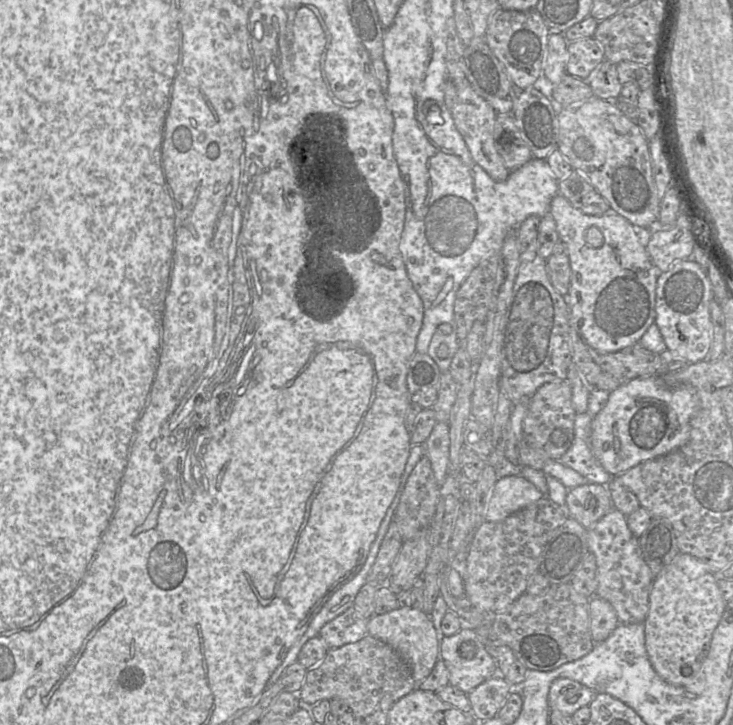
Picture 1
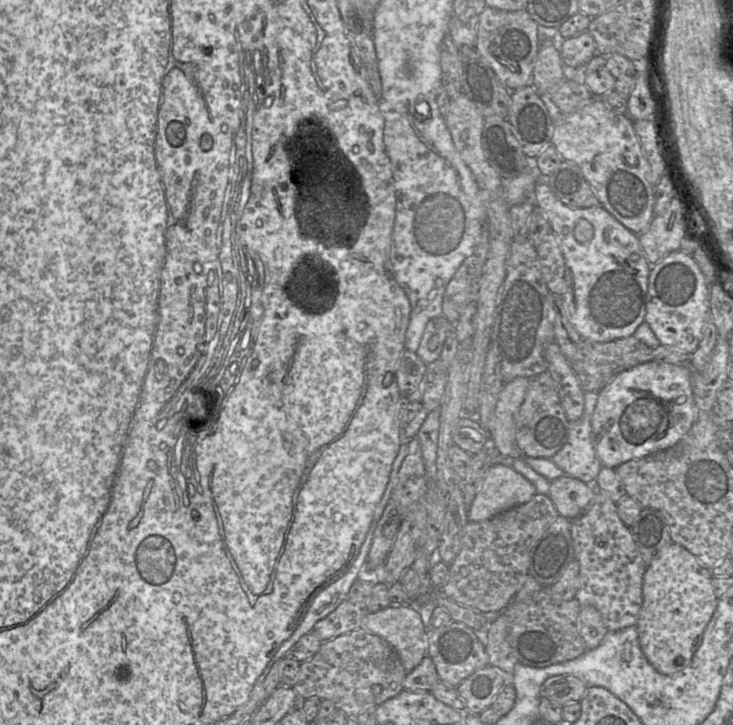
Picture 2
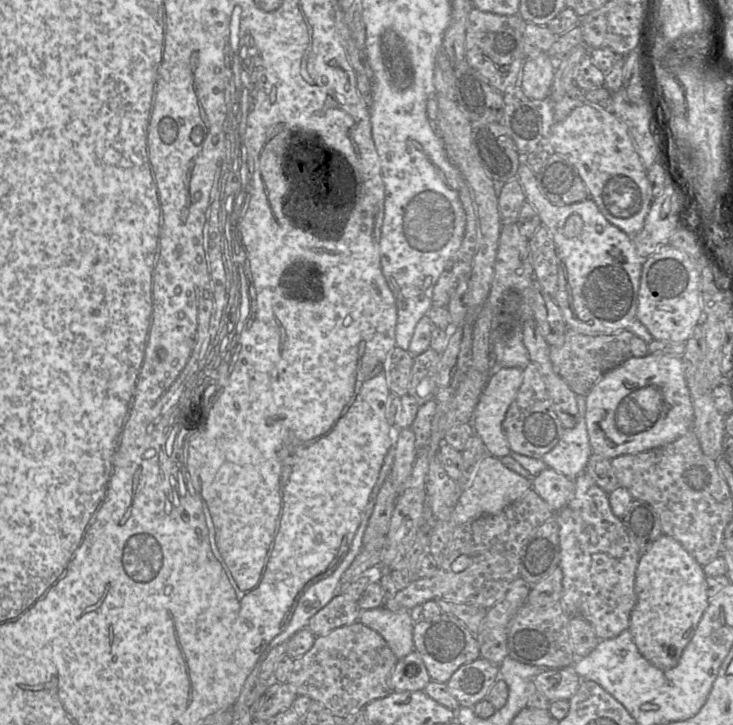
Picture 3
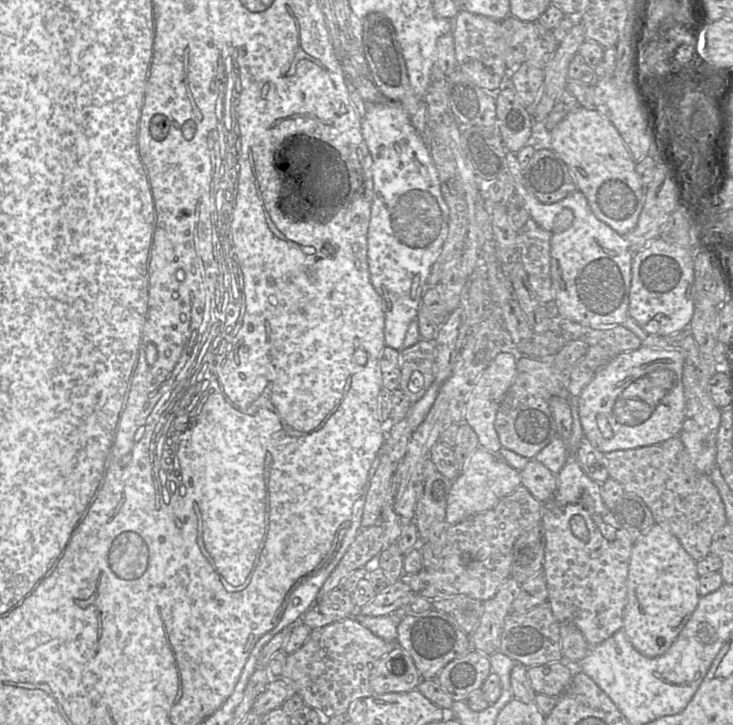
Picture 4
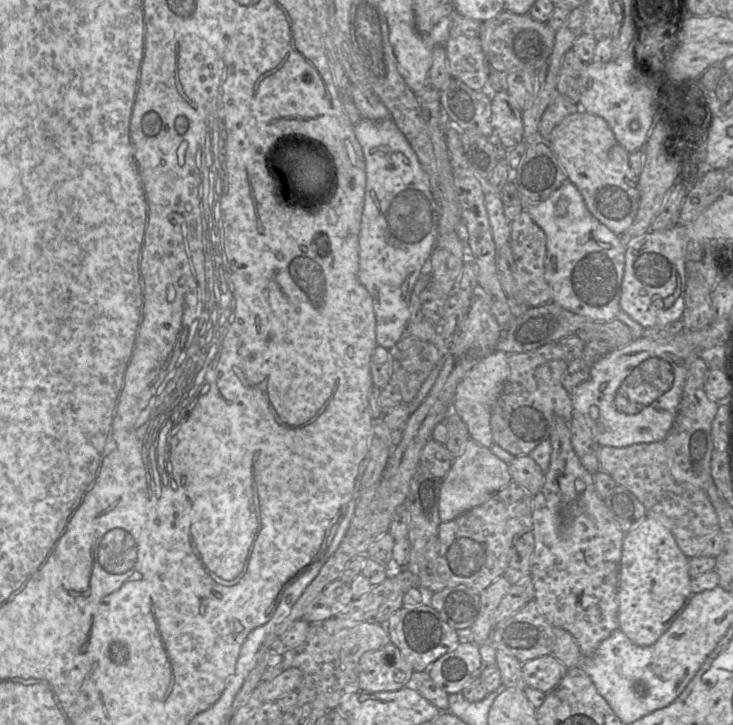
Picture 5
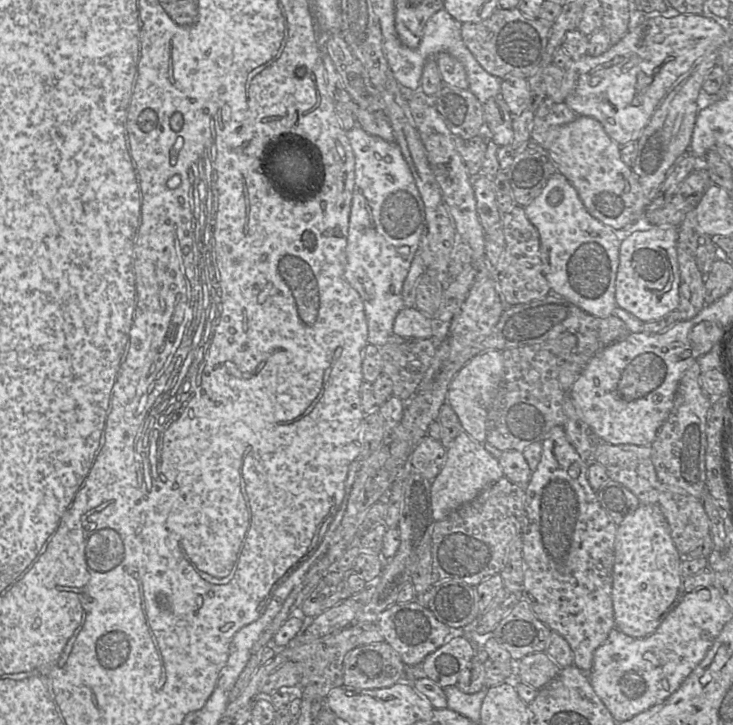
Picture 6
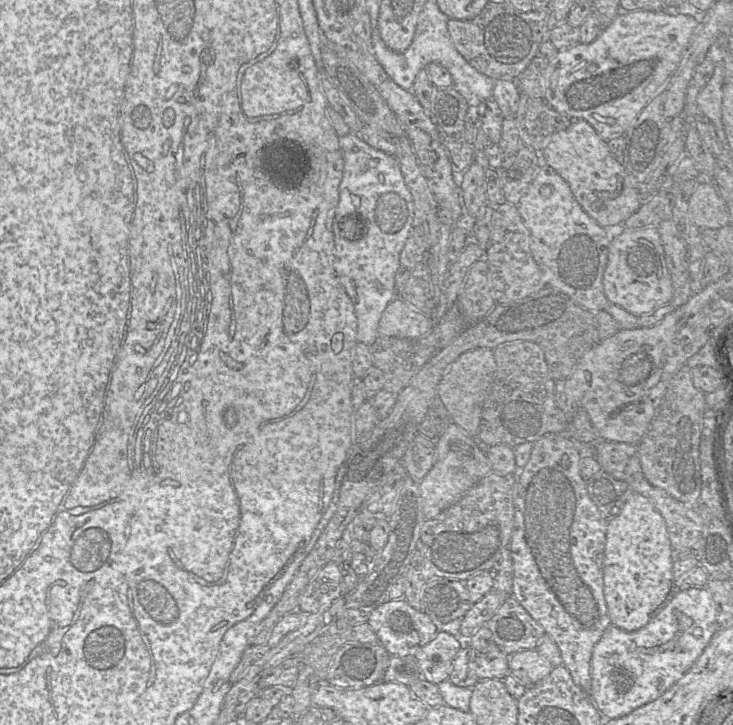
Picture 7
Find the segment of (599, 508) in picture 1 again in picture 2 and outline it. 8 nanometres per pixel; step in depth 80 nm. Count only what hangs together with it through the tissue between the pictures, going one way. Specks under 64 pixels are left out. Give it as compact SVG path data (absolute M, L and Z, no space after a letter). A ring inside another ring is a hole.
M562 476L550 481L548 497L559 515L576 519L585 512L596 490L593 484Z

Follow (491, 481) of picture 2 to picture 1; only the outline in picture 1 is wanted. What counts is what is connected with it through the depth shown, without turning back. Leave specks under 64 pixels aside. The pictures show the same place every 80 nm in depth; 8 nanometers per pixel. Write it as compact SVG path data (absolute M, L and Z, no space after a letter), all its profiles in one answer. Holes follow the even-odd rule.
M507 476L496 481L485 508L484 521L498 522L526 508L544 495L529 481Z

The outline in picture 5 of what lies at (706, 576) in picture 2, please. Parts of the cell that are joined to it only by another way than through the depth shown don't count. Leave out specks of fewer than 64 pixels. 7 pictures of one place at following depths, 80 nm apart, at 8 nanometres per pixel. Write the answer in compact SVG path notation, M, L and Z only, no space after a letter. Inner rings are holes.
M646 515L625 533L620 561L618 587L618 629L635 645L653 645L684 610L692 595L689 558L678 547L671 531L653 517Z

